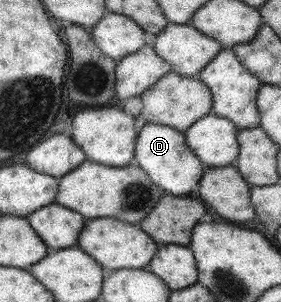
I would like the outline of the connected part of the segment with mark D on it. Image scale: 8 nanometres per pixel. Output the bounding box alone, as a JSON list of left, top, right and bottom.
[133,122,206,196]

